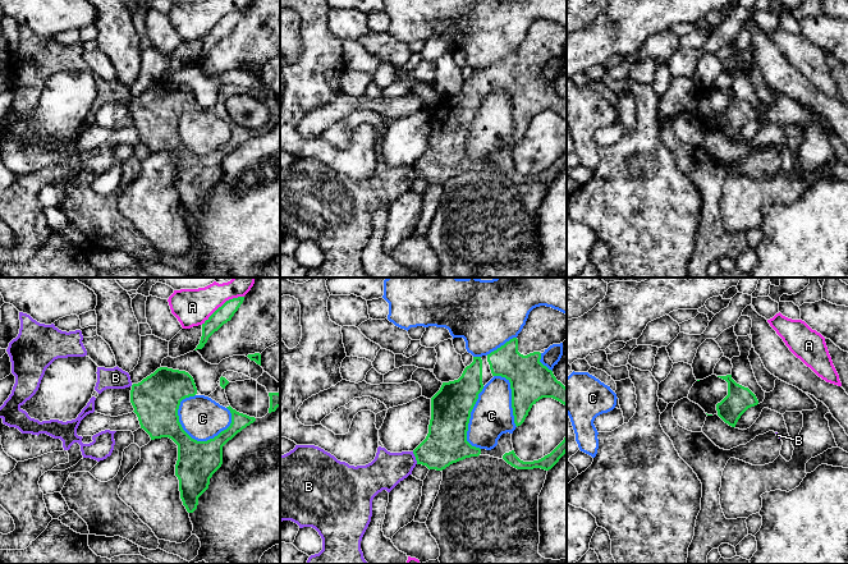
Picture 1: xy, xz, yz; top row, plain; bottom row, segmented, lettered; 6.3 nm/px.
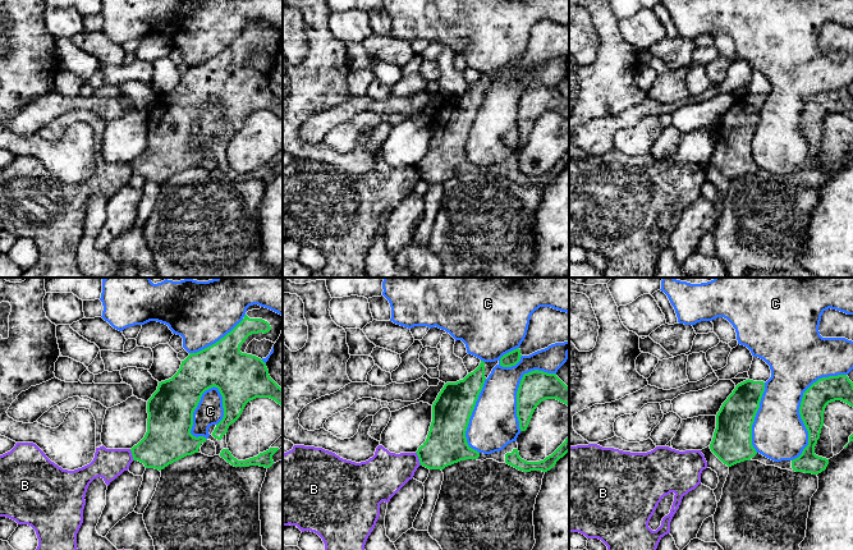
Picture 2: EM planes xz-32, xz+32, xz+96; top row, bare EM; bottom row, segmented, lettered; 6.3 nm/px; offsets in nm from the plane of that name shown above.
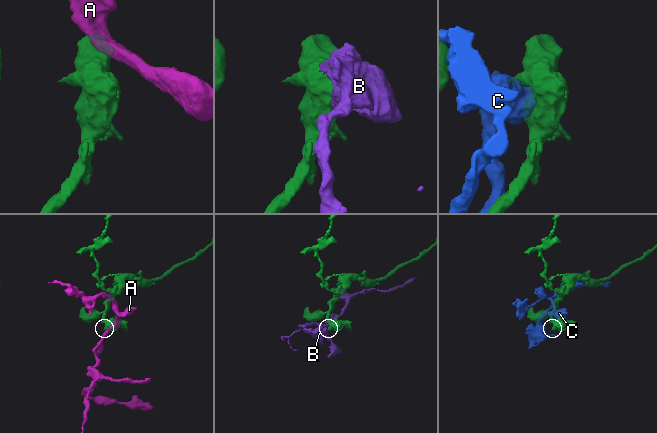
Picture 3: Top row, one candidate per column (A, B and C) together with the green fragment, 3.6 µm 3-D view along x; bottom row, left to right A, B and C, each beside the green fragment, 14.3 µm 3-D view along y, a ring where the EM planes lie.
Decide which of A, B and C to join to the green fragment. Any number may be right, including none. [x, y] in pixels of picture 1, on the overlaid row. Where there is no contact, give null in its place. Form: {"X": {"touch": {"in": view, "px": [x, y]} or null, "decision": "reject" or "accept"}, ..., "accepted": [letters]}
{"A": {"touch": {"in": "xy", "px": [223, 305]}, "decision": "reject"}, "B": {"touch": {"in": "xz", "px": [416, 458]}, "decision": "reject"}, "C": {"touch": {"in": "xy", "px": [202, 441]}, "decision": "reject"}, "accepted": []}

